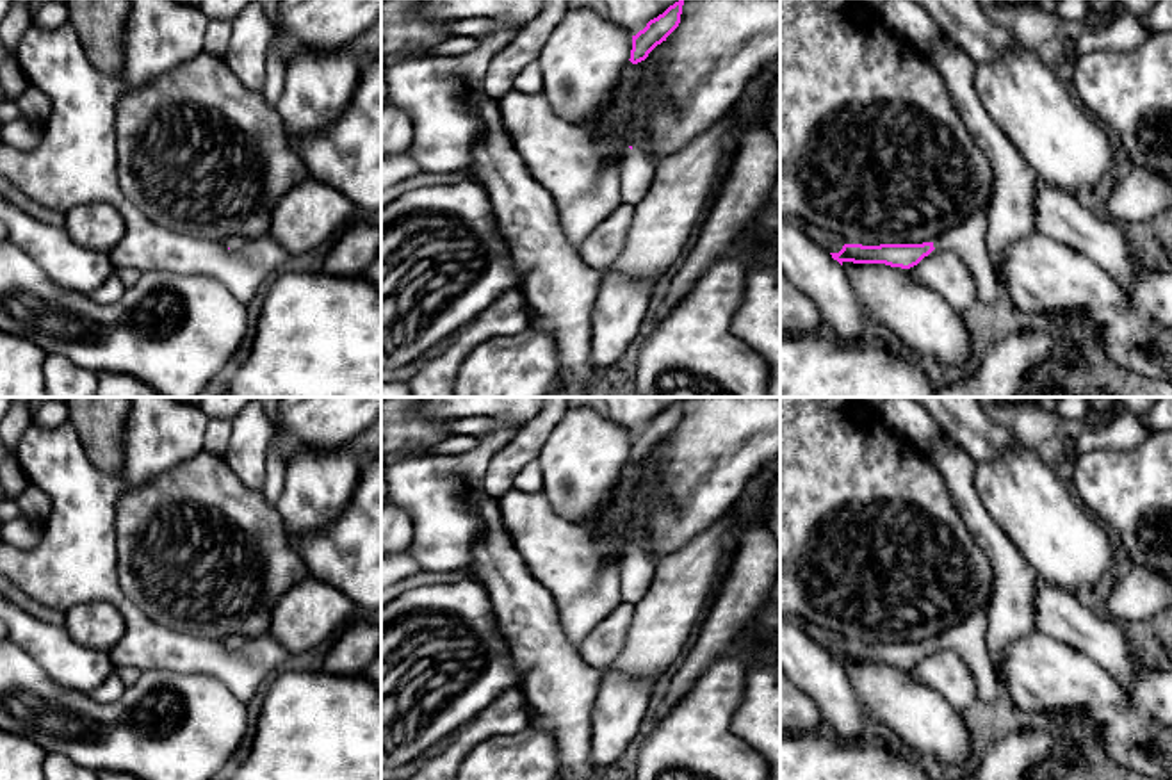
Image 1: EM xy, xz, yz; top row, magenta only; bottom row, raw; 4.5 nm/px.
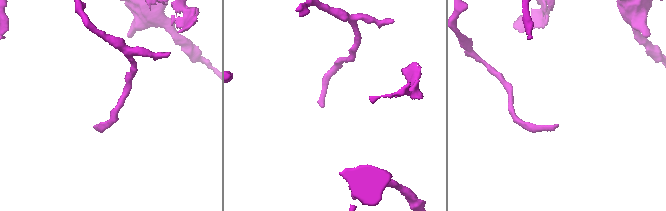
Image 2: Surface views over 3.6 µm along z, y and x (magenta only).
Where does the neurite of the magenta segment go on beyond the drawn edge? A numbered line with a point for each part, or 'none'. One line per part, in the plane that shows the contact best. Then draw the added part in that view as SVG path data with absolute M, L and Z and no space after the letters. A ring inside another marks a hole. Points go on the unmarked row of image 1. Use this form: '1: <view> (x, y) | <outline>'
1: yz (969, 638) | M987 611L971 613L960 625L933 639L935 648L956 652L976 678L978 698L994 702L999 696L999 684L987 648Z

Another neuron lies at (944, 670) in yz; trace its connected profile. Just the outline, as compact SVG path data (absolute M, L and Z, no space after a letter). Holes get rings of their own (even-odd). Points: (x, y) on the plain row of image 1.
M933 648L908 670L921 684L933 687L956 711L964 711L980 700L976 678L967 662L949 648Z

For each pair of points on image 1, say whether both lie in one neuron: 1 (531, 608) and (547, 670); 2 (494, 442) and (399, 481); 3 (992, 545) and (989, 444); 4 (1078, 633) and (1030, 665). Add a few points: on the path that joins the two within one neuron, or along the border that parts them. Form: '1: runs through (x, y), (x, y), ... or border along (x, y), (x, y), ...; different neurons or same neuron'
1: runs through (531, 624), (542, 654); same neuron
2: runs through (471, 465), (446, 481), (423, 481); same neuron
3: border along (946, 435), (976, 462); different neurons
4: border along (1037, 629), (1090, 656), (1099, 665); different neurons

